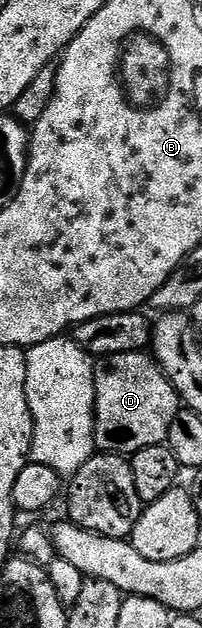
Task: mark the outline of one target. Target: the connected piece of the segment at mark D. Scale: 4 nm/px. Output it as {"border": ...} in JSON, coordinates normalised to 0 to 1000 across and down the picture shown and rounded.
{"border":[[[718,561],[673,564],[554,564],[495,572],[460,584],[470,599],[470,701],[480,717],[505,723],[649,726],[733,710],[832,705],[847,669],[896,651],[906,642],[847,611],[837,600],[797,591],[772,570]]]}

